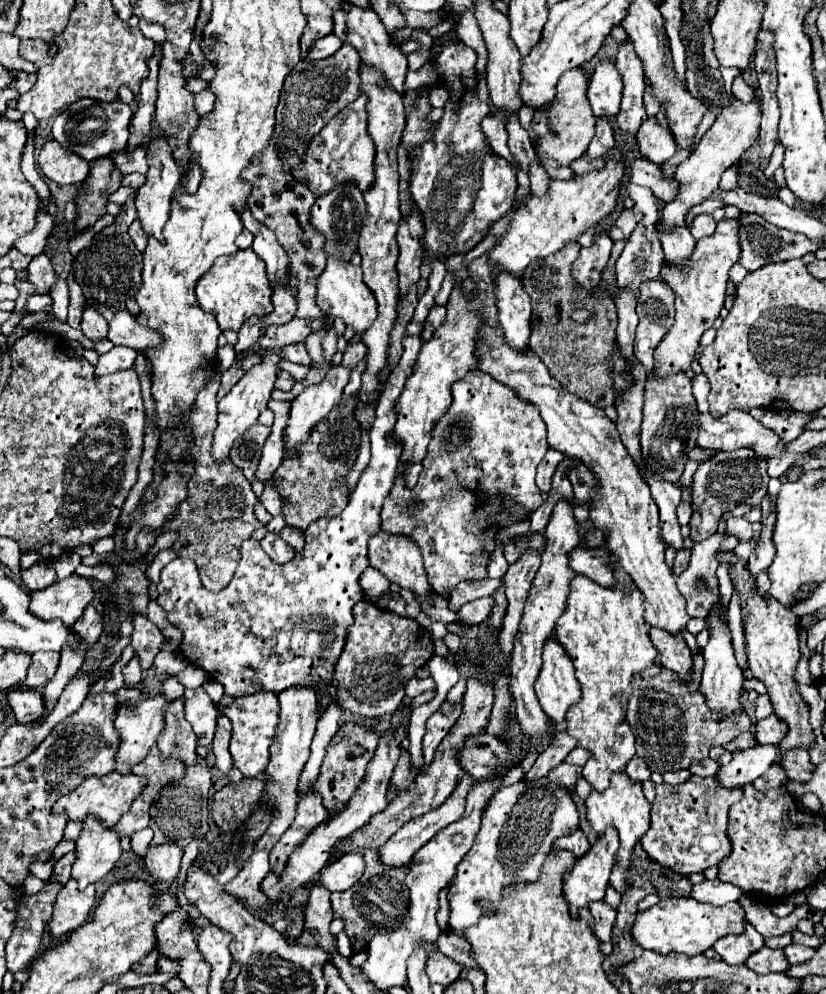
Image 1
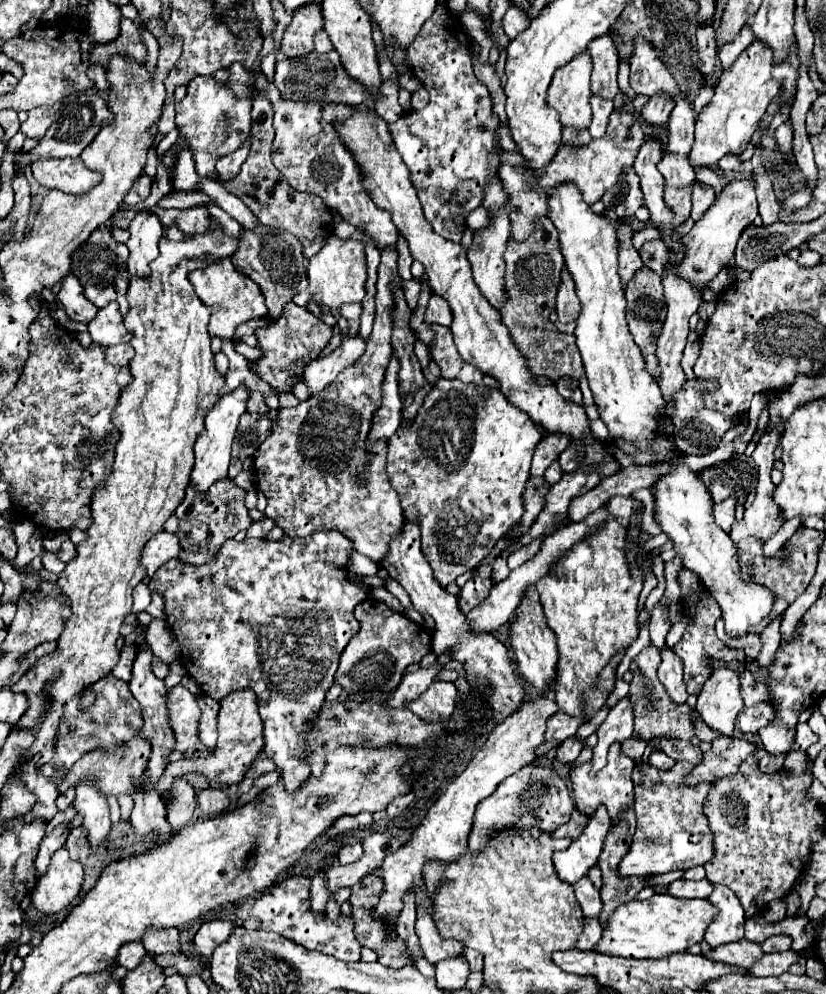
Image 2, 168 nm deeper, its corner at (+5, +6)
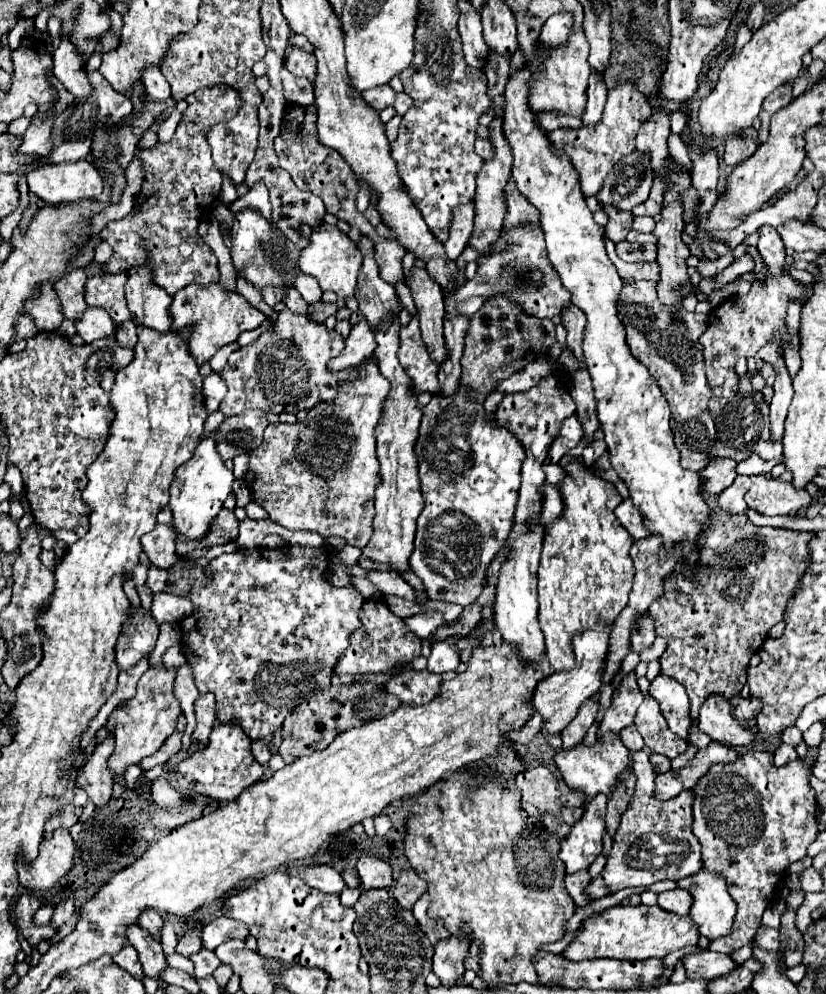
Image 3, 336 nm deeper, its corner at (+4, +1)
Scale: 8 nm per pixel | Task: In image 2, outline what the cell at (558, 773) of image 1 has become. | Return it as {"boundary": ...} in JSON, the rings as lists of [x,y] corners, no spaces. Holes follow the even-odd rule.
{"boundary":[[[567,739],[567,741],[563,741],[561,747],[557,749],[555,761],[559,761],[559,763],[571,763],[571,761],[575,761],[575,759],[579,757],[581,749],[583,749],[583,743],[579,743],[579,741],[575,741],[575,739]]]}

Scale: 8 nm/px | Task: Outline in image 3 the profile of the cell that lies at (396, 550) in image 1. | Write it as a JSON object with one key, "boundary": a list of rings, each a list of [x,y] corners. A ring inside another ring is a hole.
{"boundary":[[[372,358],[360,364],[358,374],[358,380],[344,382],[338,388],[336,400],[314,406],[304,422],[278,424],[276,428],[268,426],[264,432],[264,442],[250,452],[250,464],[244,482],[252,492],[252,500],[260,504],[276,524],[288,530],[318,532],[324,538],[340,536],[348,544],[364,548],[372,536],[374,490],[380,484],[374,428],[382,414],[390,382],[382,378],[378,364]]]}

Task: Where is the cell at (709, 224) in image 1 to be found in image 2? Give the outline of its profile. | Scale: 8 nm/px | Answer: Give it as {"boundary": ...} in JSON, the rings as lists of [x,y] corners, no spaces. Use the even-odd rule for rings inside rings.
{"boundary":[[[709,185],[707,187],[695,187],[693,189],[693,207],[691,207],[693,221],[699,221],[703,217],[703,213],[713,205],[713,201],[715,201],[715,193]]]}

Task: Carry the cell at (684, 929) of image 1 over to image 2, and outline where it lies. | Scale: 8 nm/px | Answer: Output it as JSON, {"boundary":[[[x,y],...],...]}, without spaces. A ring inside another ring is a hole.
{"boundary":[[[653,895],[647,901],[631,901],[621,905],[603,929],[603,937],[595,951],[633,959],[657,959],[673,953],[687,951],[691,945],[701,943],[709,921],[717,917],[717,907],[709,899],[679,899],[671,895]]]}

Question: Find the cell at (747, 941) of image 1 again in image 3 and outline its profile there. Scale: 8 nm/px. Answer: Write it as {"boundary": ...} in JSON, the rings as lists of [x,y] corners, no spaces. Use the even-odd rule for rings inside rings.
{"boundary":[[[702,866],[698,874],[690,878],[682,878],[676,882],[678,888],[688,890],[692,896],[692,908],[690,908],[690,918],[698,924],[698,932],[706,938],[720,938],[726,936],[732,930],[734,924],[734,914],[736,914],[736,902],[730,898],[726,890],[726,880],[720,874],[714,874]]]}

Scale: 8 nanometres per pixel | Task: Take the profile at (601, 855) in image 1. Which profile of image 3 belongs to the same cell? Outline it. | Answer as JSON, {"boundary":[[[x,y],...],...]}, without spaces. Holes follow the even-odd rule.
{"boundary":[[[596,794],[590,802],[586,802],[582,818],[570,828],[568,836],[560,840],[558,856],[566,864],[568,874],[586,870],[600,854],[602,834],[606,830],[606,802],[608,798],[604,794]]]}

